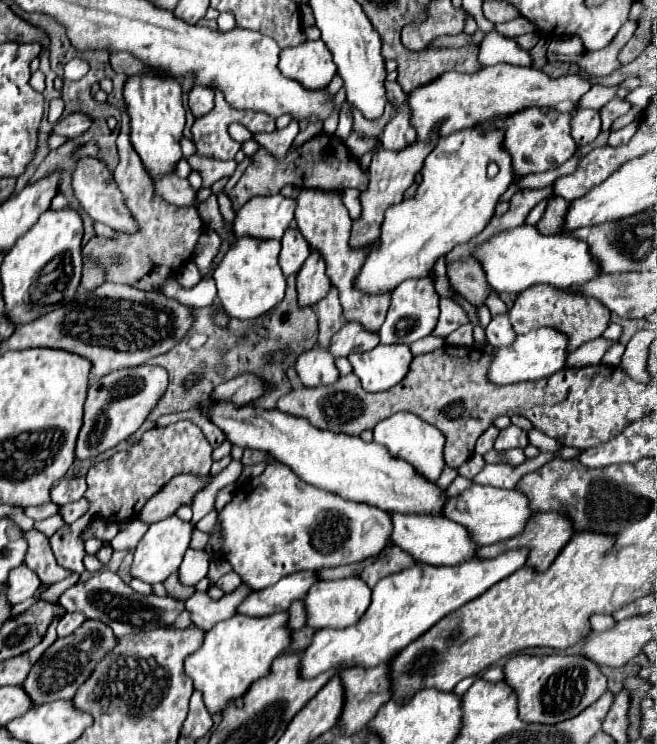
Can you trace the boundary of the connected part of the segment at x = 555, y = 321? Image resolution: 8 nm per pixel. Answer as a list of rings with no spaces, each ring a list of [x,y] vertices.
[[[538,284],[538,288],[528,288],[526,292],[520,292],[520,296],[516,298],[508,316],[518,334],[526,334],[526,332],[542,328],[542,326],[548,326],[548,328],[554,328],[554,330],[566,334],[568,336],[566,352],[572,352],[578,346],[582,346],[584,342],[602,336],[602,332],[606,330],[606,326],[610,322],[610,310],[606,310],[604,304],[598,302],[596,298],[586,298],[586,296],[572,294],[572,292],[558,292],[558,290],[546,288],[542,284]]]

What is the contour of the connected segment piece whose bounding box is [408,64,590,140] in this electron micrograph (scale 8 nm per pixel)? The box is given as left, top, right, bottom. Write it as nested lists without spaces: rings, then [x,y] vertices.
[[[496,64],[482,68],[476,74],[460,74],[460,72],[446,72],[438,80],[426,84],[426,88],[416,88],[408,94],[410,106],[410,122],[414,124],[418,138],[426,140],[440,120],[444,124],[438,130],[438,136],[448,136],[452,132],[472,128],[496,116],[512,116],[524,108],[542,108],[544,112],[558,110],[572,114],[576,110],[578,100],[590,90],[590,84],[580,76],[562,76],[550,78],[544,72],[528,66],[512,66],[512,64]]]

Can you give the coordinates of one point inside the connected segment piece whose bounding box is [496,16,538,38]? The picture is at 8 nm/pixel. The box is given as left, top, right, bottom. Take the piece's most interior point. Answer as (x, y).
(518, 26)

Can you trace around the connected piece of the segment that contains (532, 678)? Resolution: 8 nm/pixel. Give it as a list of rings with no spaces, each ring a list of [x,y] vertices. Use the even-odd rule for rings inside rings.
[[[512,656],[502,670],[504,682],[518,696],[518,716],[528,724],[550,726],[570,720],[606,692],[604,674],[584,656]]]

